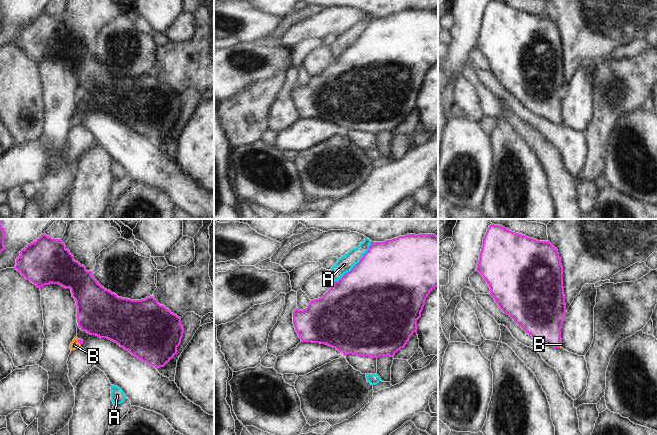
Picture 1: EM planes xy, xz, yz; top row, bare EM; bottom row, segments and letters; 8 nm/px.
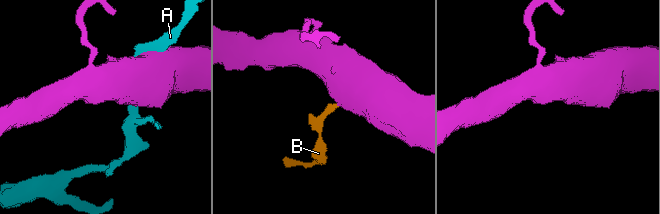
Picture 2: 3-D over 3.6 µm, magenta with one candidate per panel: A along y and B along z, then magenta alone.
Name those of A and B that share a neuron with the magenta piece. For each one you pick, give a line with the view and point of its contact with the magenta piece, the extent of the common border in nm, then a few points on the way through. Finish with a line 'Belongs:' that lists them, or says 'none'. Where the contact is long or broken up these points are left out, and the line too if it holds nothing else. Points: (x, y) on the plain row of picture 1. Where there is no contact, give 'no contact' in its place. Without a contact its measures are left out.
B: meets magenta in xy at (78, 118); contact 50 nm long; runs through xy (80, 117), (78, 118), (74, 121)
Belongs: B

